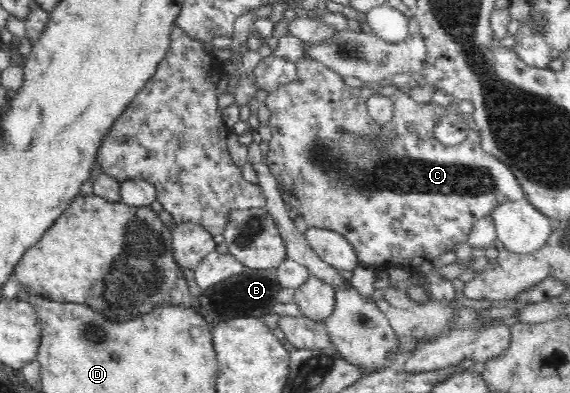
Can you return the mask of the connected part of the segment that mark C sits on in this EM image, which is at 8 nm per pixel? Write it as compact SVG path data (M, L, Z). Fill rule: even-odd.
M308 53L303 54L302 58L296 61L296 76L293 82L280 85L276 91L269 93L266 99L266 105L270 110L268 125L272 131L271 141L268 143L269 151L266 153L266 161L268 162L269 169L279 182L279 189L281 190L285 204L289 209L295 209L298 215L303 217L308 228L329 229L343 235L353 245L359 261L367 267L375 267L377 270L387 270L389 267L401 267L415 272L422 263L425 263L425 260L431 261L437 256L451 251L455 243L469 241L469 231L479 221L491 215L495 207L502 205L505 201L520 201L527 198L525 188L521 186L521 182L517 180L517 176L513 174L509 166L482 149L480 129L476 123L473 123L473 117L468 116L471 128L469 133L467 133L467 141L461 143L461 145L457 145L455 148L445 147L435 139L433 128L442 115L451 112L459 113L456 107L452 105L443 107L433 101L417 103L408 94L390 85L379 88L348 86L338 73L321 65ZM372 95L388 97L393 102L394 115L384 125L379 125L377 121L371 118L367 111L367 99ZM375 139L384 139L384 141L388 142L382 148L377 149L377 144L373 142Z

